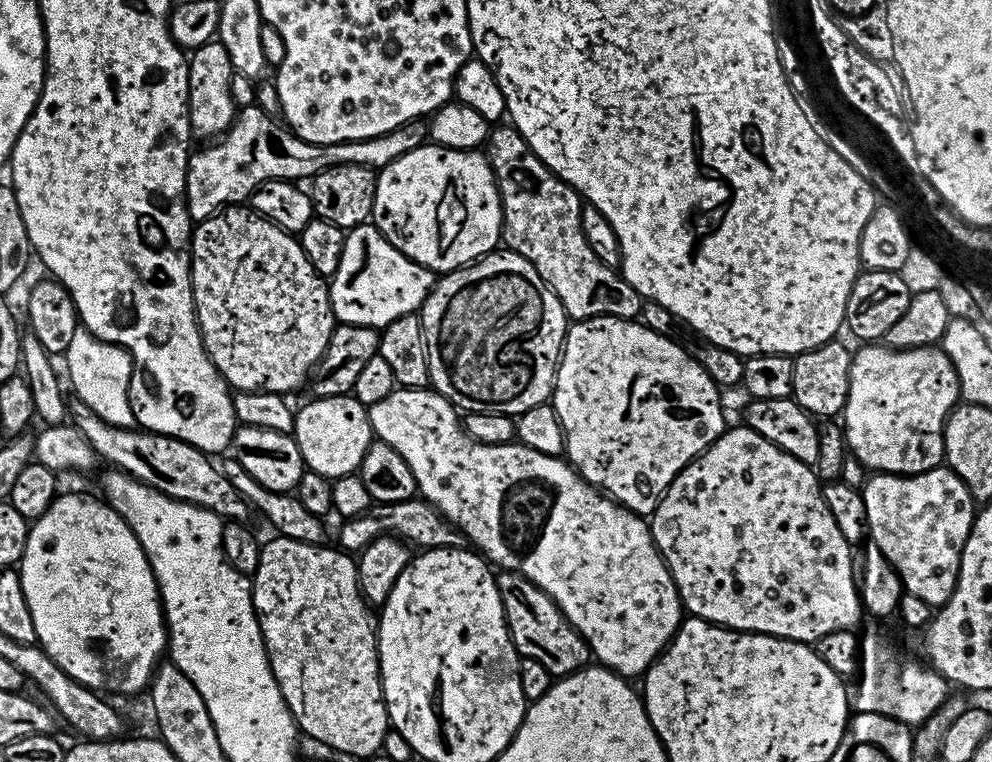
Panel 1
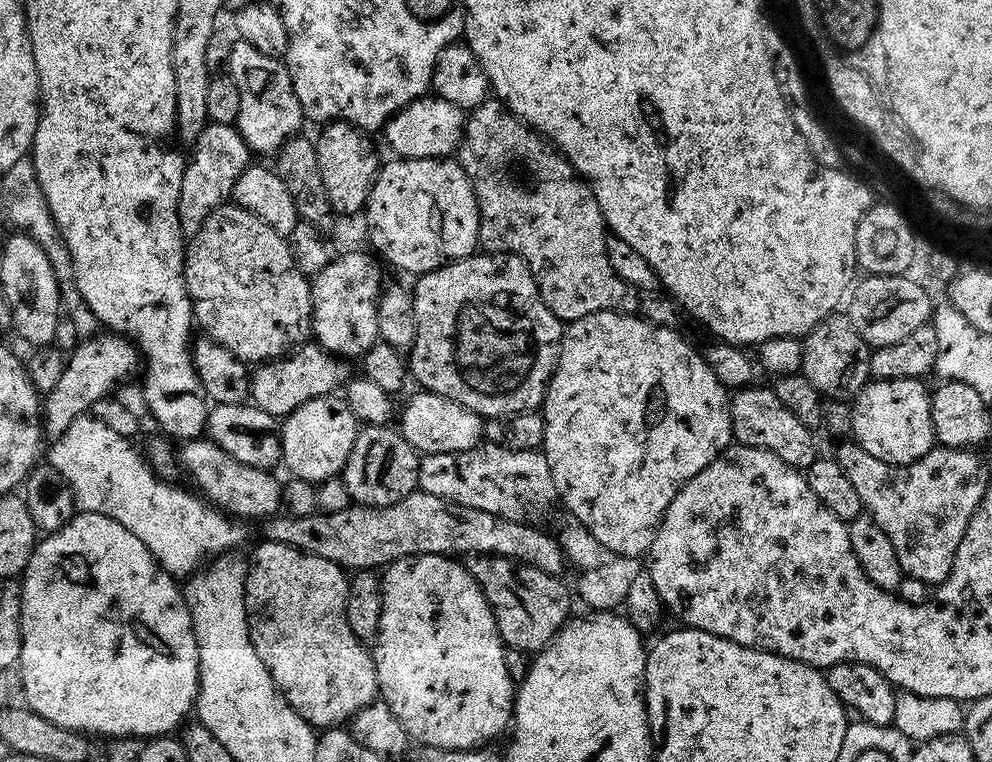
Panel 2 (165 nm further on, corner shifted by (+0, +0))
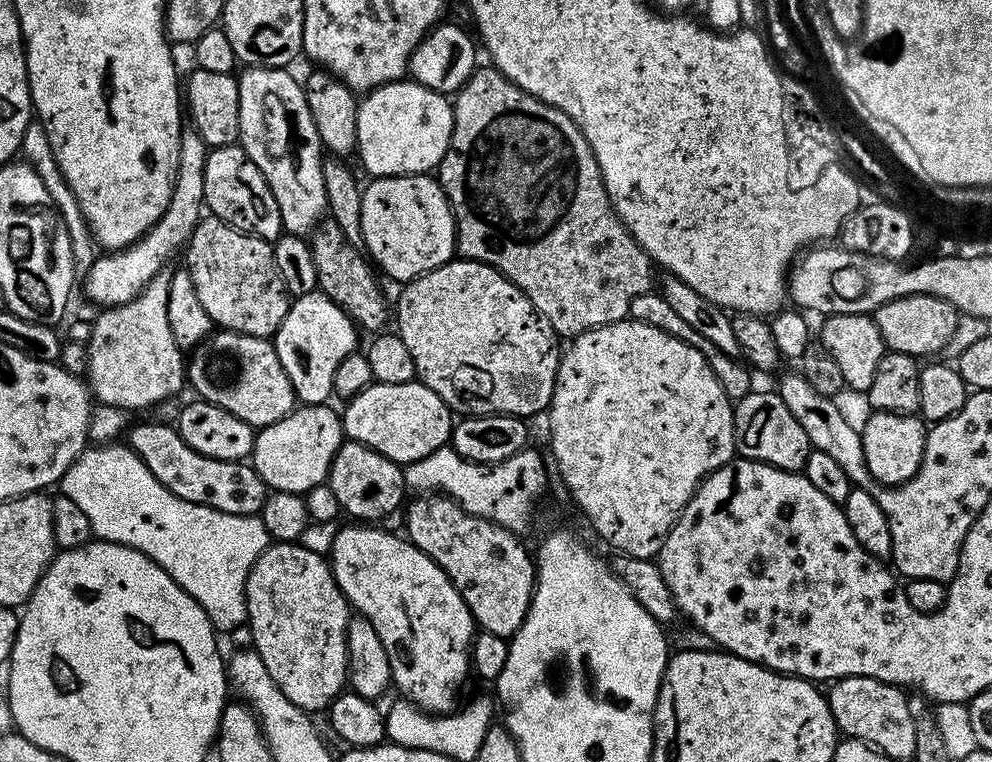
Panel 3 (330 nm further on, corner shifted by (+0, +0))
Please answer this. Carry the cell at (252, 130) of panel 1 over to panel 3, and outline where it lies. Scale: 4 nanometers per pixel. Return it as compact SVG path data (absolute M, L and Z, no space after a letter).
M165 266L130 302L103 309L99 313L101 316L92 320L93 334L86 343L88 355L86 383L91 395L101 405L125 410L148 408L151 404L162 403L167 396L172 396L180 387L185 387L186 356L174 342L167 313L172 273L173 269Z

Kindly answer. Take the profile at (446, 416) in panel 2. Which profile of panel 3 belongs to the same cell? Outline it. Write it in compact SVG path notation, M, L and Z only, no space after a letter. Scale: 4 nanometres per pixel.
M411 380L405 384L372 382L349 399L342 408L344 434L348 440L378 450L394 463L405 466L426 458L452 439L454 413L434 390Z

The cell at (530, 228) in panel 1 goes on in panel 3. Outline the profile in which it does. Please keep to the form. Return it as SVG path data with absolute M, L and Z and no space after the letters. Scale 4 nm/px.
M491 66L477 67L470 79L455 93L452 104L452 137L446 154L440 159L438 179L448 195L452 213L456 219L456 250L463 259L477 260L483 264L494 266L503 276L510 278L514 286L521 288L530 298L537 310L554 326L557 336L571 338L591 328L603 324L613 324L619 320L629 319L630 302L638 298L638 294L653 291L652 268L654 262L638 246L638 242L628 232L628 227L618 218L610 198L606 194L606 186L602 178L602 170L578 126L563 112L530 94L523 92L514 82L510 82L502 73Z

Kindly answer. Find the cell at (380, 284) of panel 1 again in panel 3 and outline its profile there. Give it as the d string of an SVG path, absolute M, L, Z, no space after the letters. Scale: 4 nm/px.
M317 290L305 296L295 297L289 303L288 313L278 326L274 343L278 362L286 370L286 378L290 378L290 386L301 405L329 403L330 397L333 395L334 380L339 364L348 355L357 351L356 332L358 333L358 326L348 317L346 310L342 310L342 306L335 304L322 291Z

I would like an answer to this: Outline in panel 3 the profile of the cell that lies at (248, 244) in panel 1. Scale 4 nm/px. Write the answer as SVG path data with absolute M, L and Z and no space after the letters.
M208 214L192 231L192 239L186 245L187 252L186 269L213 325L229 332L275 337L282 318L288 313L290 297L282 282L282 274L278 274L269 241L251 236L249 232L239 232Z

